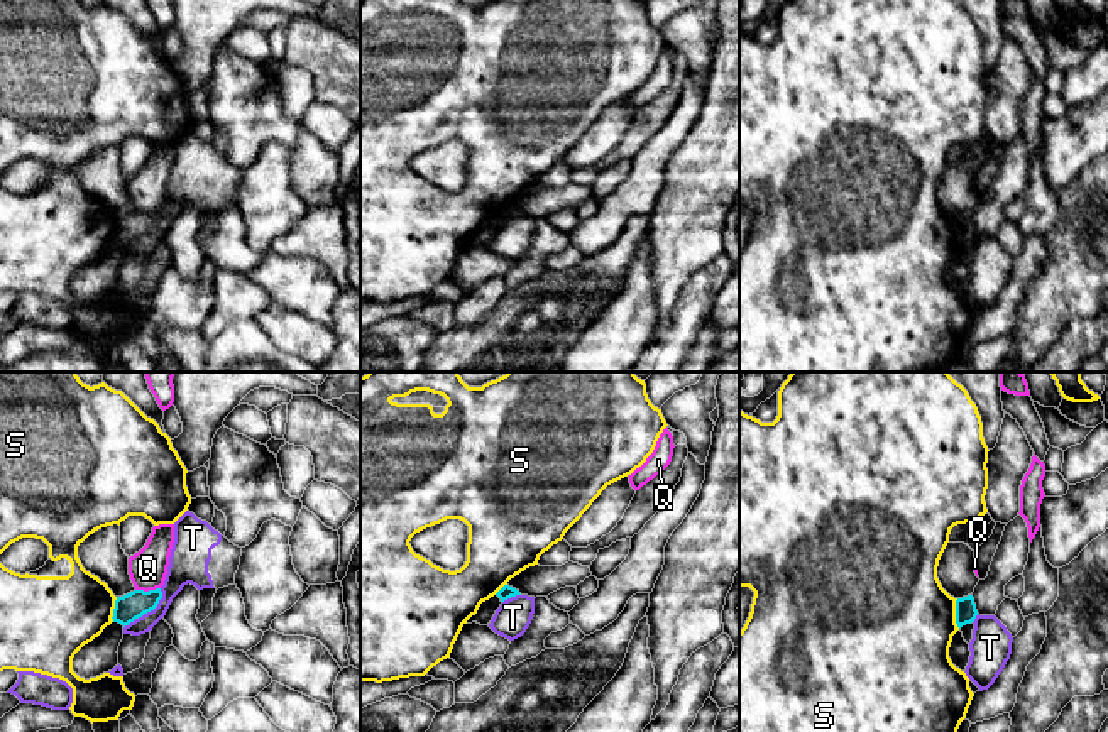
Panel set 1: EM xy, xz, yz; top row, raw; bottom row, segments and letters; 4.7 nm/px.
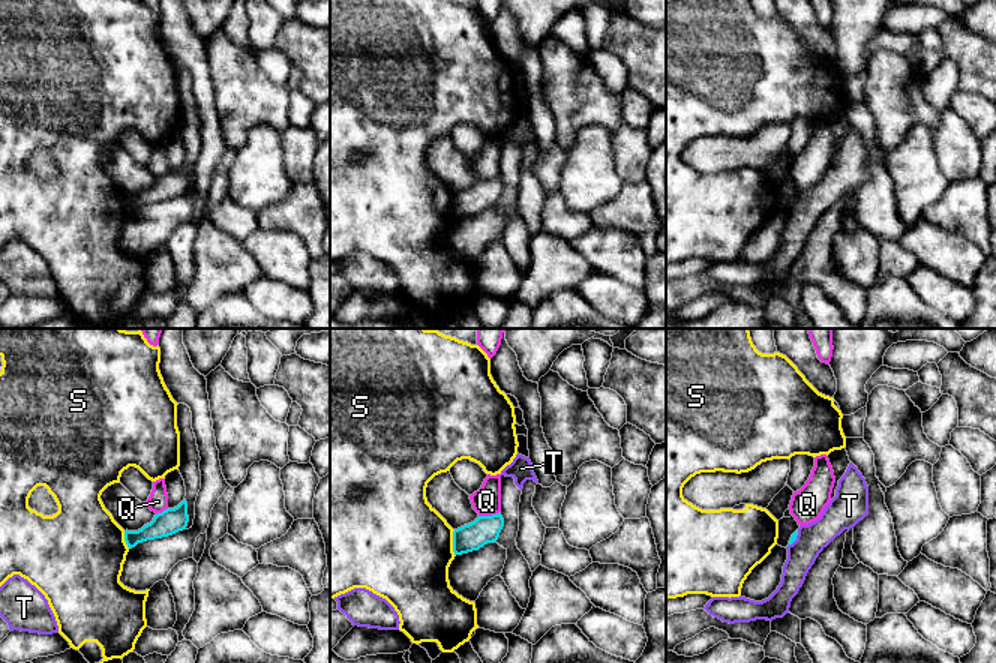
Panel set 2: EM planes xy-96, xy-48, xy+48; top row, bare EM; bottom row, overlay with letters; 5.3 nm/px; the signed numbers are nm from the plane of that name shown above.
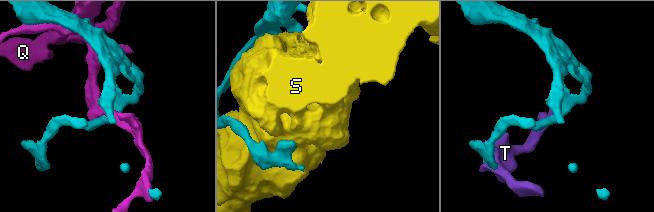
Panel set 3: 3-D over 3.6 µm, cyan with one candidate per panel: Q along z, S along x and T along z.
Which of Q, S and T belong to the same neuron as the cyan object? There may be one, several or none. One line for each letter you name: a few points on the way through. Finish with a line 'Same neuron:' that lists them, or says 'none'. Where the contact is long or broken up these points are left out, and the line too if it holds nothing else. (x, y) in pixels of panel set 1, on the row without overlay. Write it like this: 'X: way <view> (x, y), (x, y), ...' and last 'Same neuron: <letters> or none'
Same neuron: none

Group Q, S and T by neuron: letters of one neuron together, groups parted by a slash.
Q / S / T

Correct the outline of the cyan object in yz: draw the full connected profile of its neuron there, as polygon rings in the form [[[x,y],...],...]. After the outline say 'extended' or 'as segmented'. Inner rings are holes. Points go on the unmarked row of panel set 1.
[[[973,216],[956,221],[956,245],[959,250],[966,245],[974,243],[976,237],[978,232]]]; as segmented

